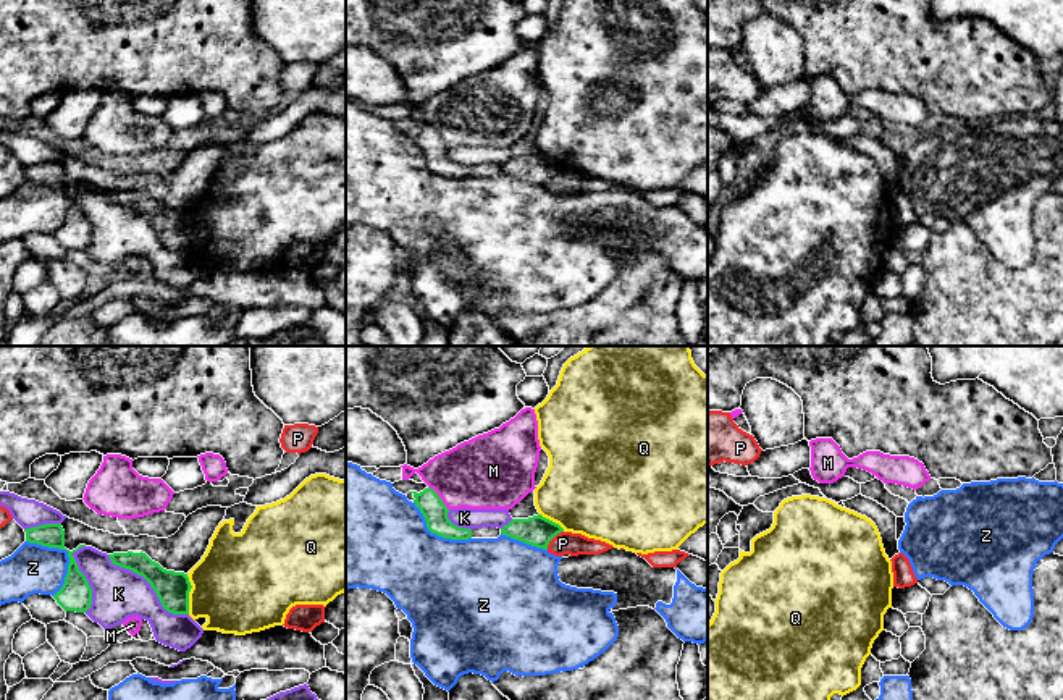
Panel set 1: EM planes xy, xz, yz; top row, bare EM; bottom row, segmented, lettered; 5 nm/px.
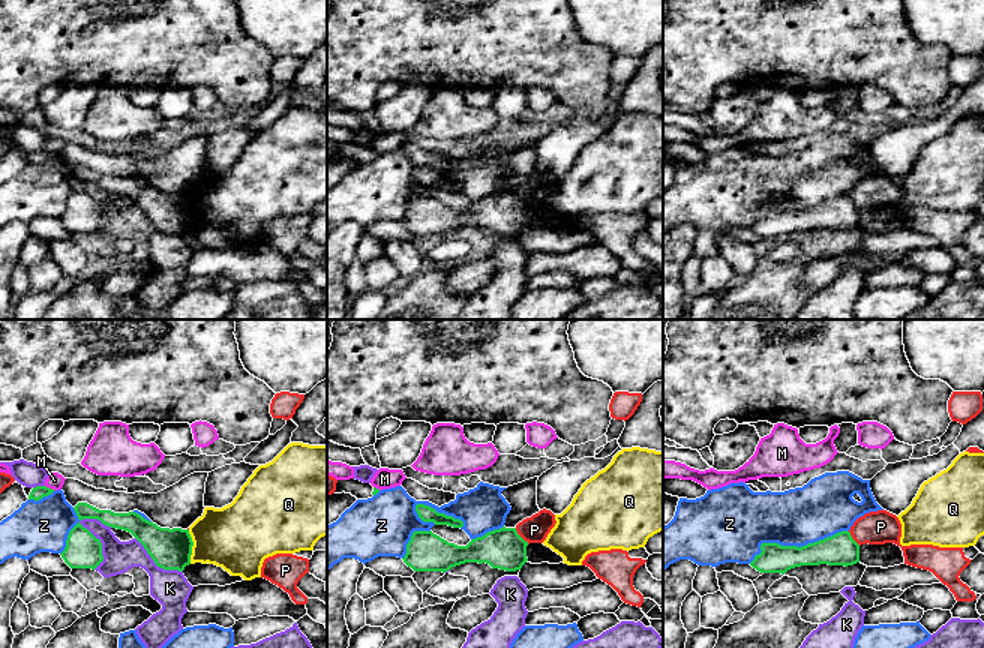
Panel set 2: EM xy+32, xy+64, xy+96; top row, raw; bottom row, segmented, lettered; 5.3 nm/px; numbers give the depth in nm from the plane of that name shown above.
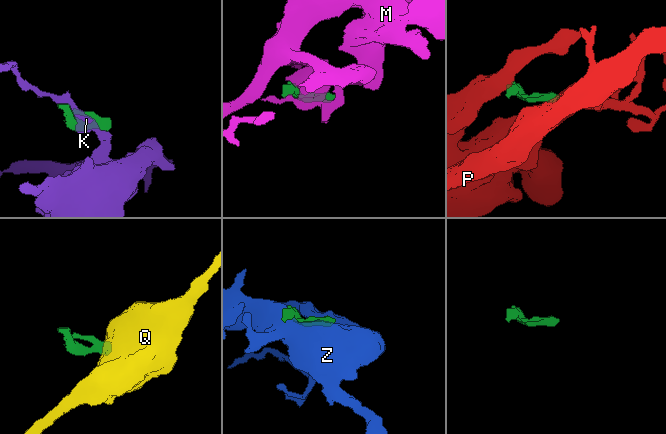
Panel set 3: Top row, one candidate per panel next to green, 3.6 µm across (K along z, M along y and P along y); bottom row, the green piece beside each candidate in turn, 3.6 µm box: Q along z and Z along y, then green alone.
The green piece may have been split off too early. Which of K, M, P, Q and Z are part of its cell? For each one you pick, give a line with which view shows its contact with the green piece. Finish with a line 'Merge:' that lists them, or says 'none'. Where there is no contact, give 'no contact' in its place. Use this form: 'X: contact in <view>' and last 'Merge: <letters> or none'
Merge: none

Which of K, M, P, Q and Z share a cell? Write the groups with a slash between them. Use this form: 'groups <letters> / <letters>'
groups K / M / P / Q / Z

